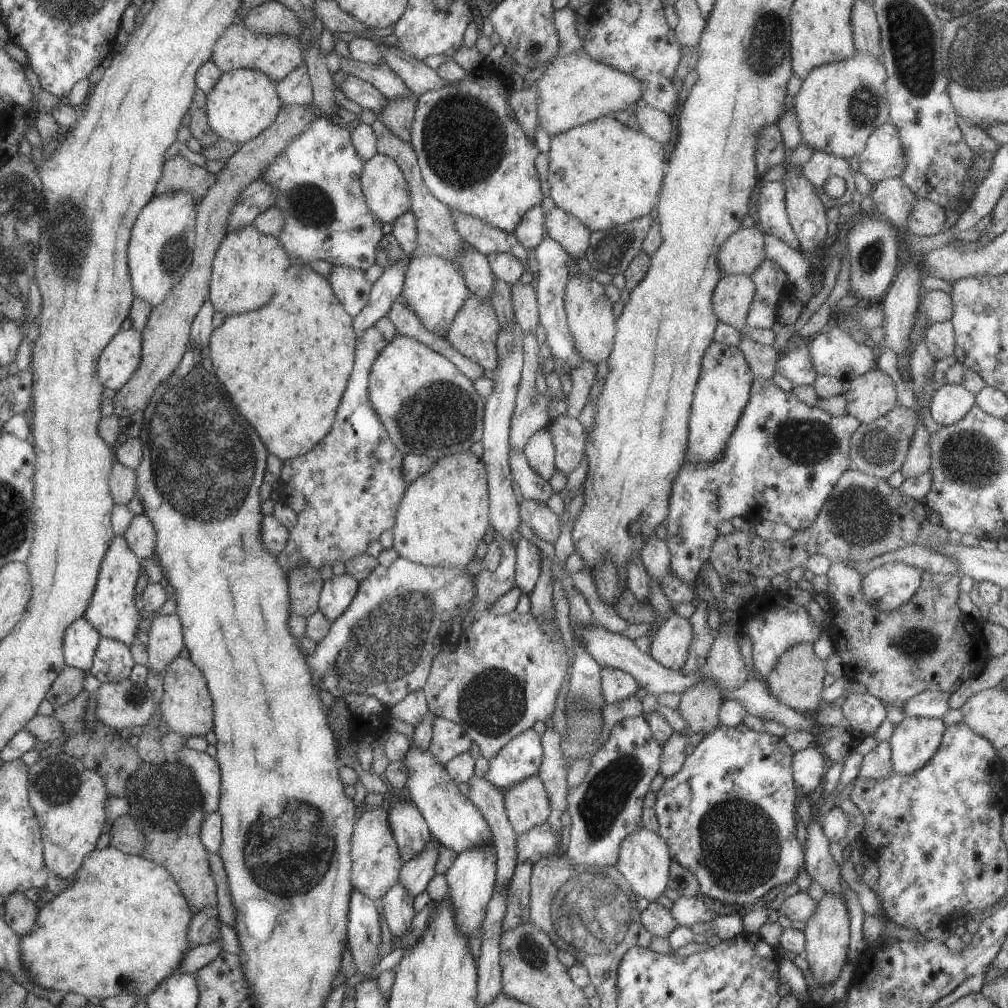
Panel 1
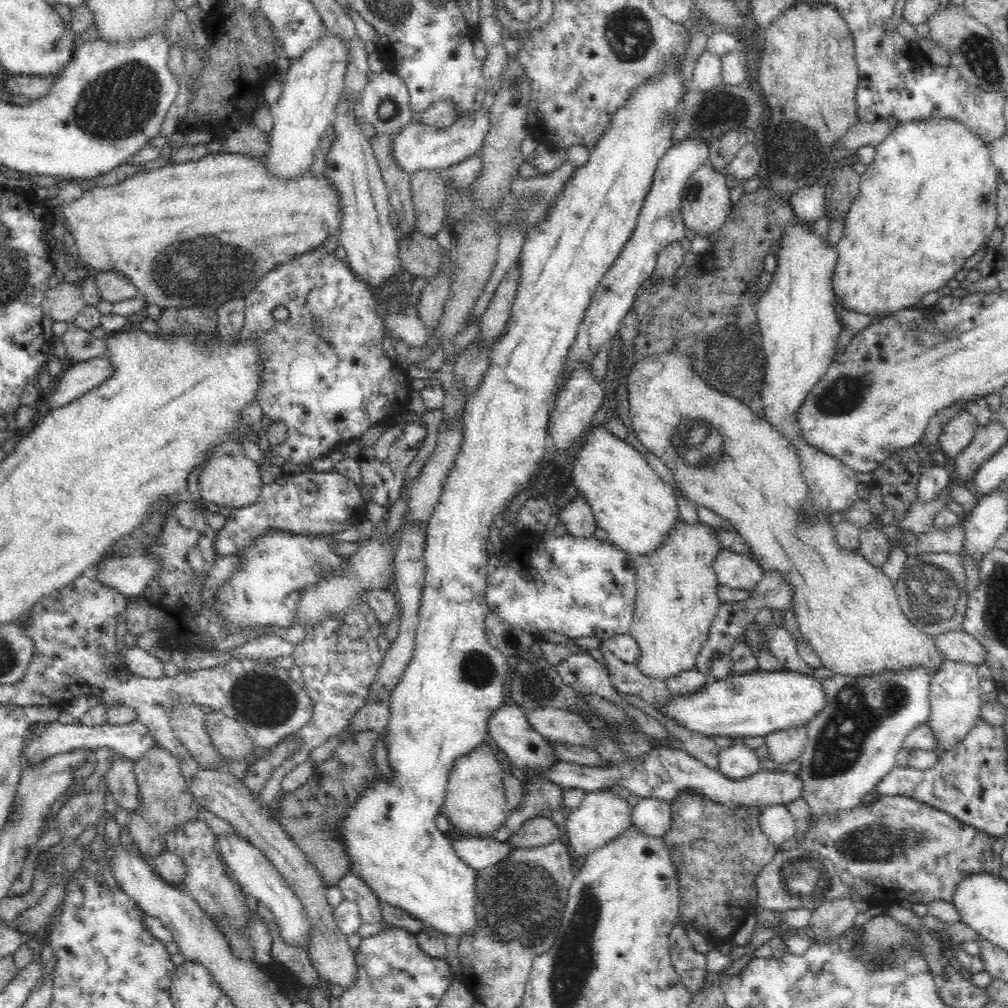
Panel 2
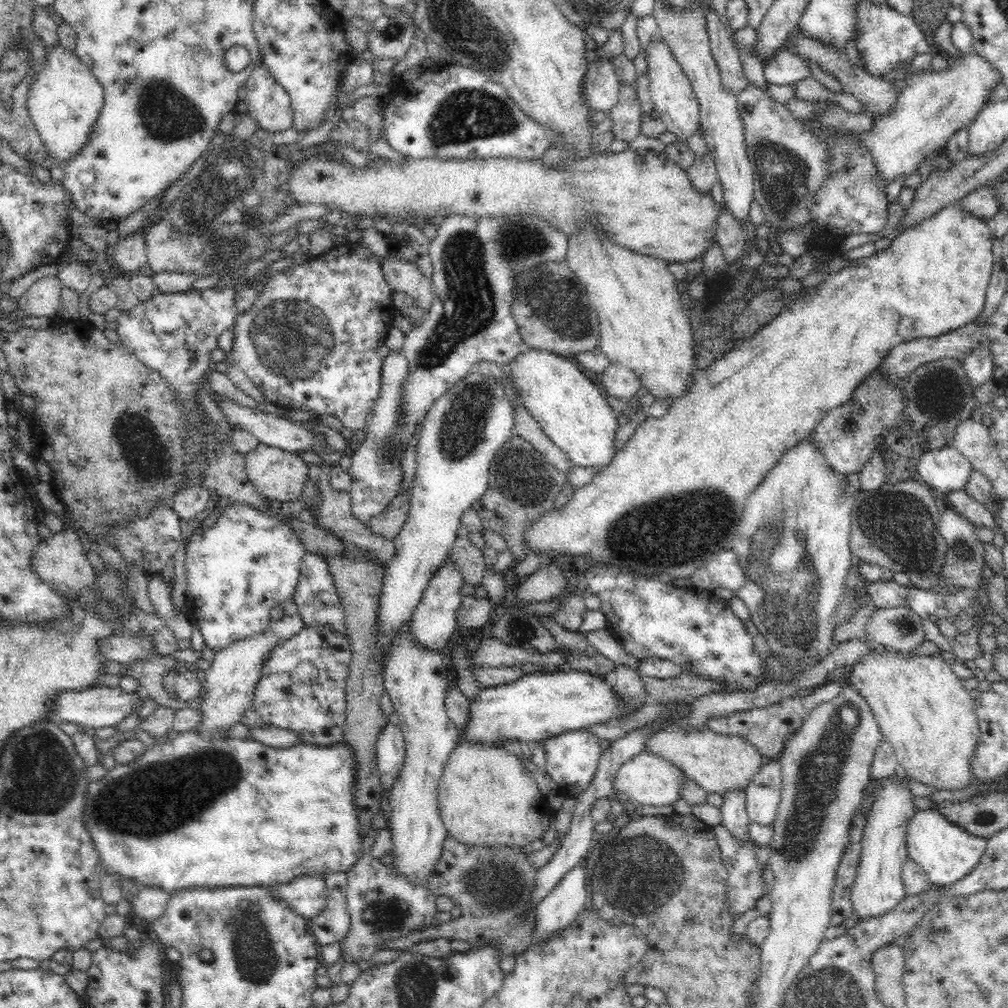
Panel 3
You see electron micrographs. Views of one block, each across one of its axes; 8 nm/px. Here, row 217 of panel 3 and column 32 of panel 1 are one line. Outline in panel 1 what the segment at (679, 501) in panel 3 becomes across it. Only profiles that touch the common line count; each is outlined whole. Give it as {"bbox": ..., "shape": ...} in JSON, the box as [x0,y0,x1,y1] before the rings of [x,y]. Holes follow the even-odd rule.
{"bbox":[19,845,191,999],"shape":[[[107,845],[85,854],[74,880],[37,909],[33,930],[19,937],[19,954],[33,984],[41,988],[75,992],[87,999],[133,994],[144,999],[161,980],[177,971],[190,948],[187,926],[191,919],[185,897],[165,868],[141,855],[127,855]]]}

